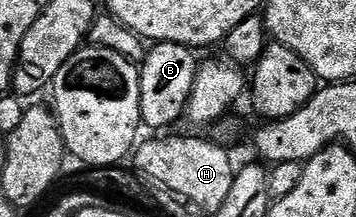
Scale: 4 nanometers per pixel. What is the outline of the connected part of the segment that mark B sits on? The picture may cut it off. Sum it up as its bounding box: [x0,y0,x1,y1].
[140,43,199,127]

